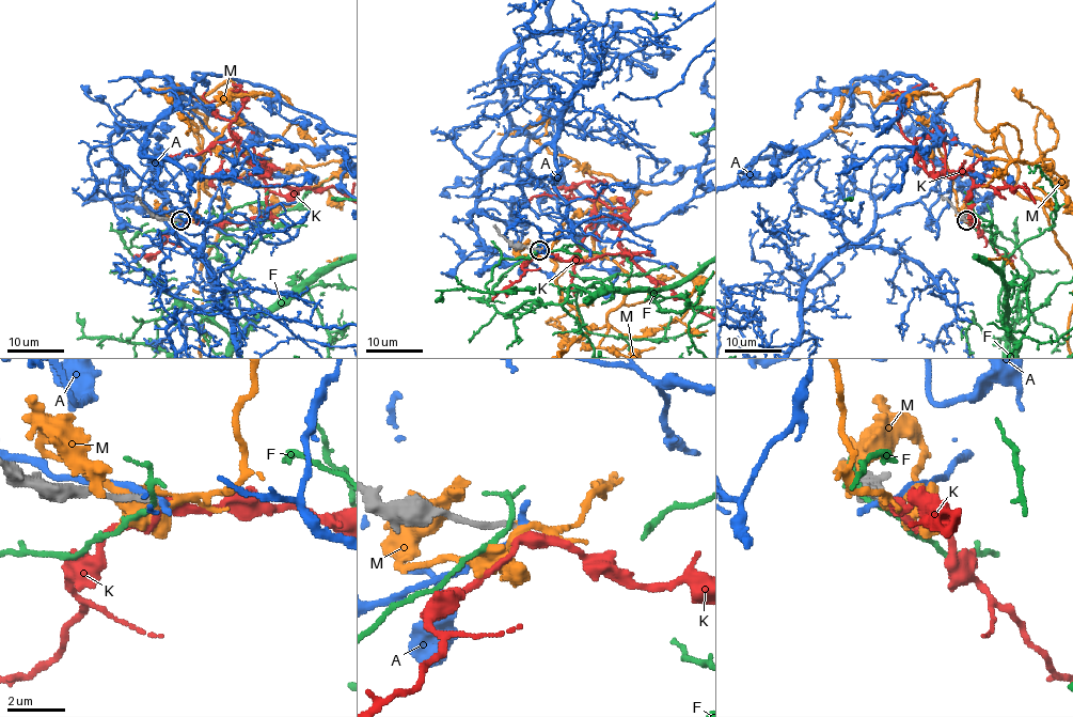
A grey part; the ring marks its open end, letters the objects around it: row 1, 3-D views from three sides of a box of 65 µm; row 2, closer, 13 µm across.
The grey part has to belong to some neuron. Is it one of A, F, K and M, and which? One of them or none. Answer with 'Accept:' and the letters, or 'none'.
Accept: K

